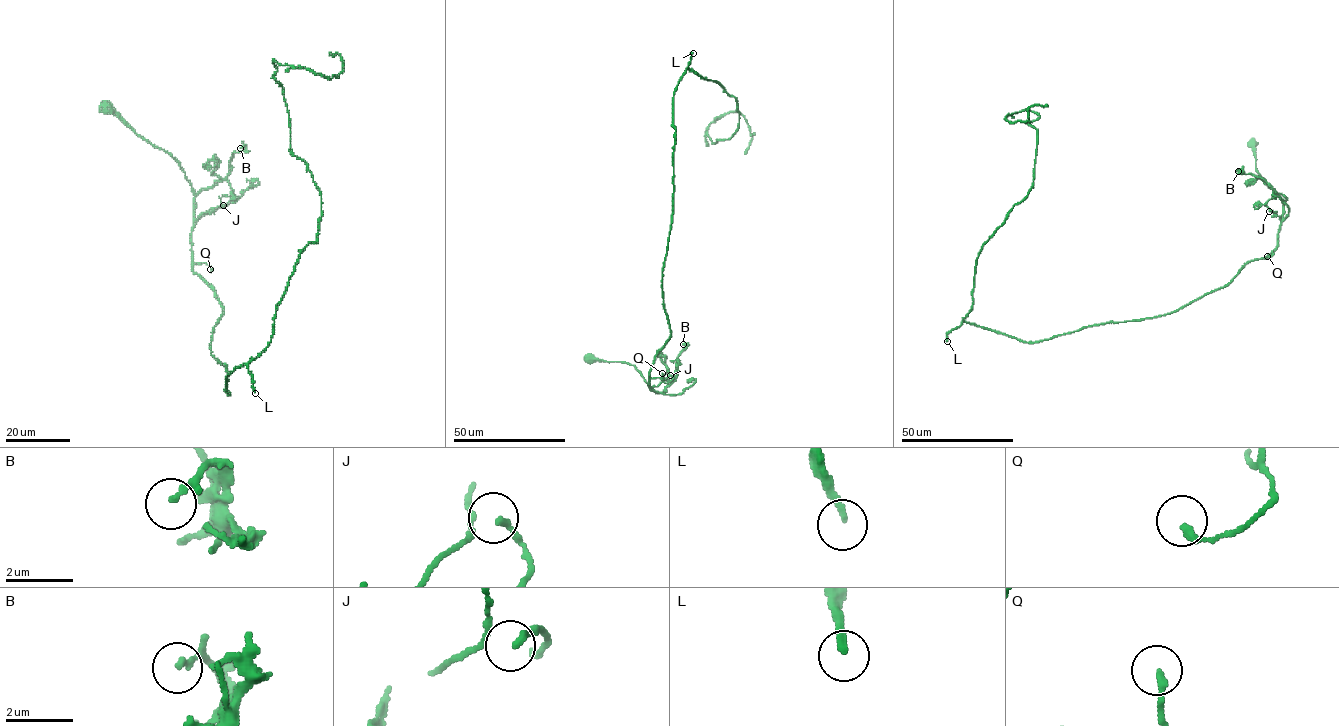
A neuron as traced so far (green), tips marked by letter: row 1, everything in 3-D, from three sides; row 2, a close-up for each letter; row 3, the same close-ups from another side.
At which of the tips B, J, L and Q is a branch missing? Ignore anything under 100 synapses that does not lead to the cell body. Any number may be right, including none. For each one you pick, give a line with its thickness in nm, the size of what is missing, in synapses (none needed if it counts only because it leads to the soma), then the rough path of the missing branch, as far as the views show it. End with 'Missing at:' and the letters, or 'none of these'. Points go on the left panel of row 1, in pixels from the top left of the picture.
L: 190 nm thick; about 180 synapses
Missing at: L

